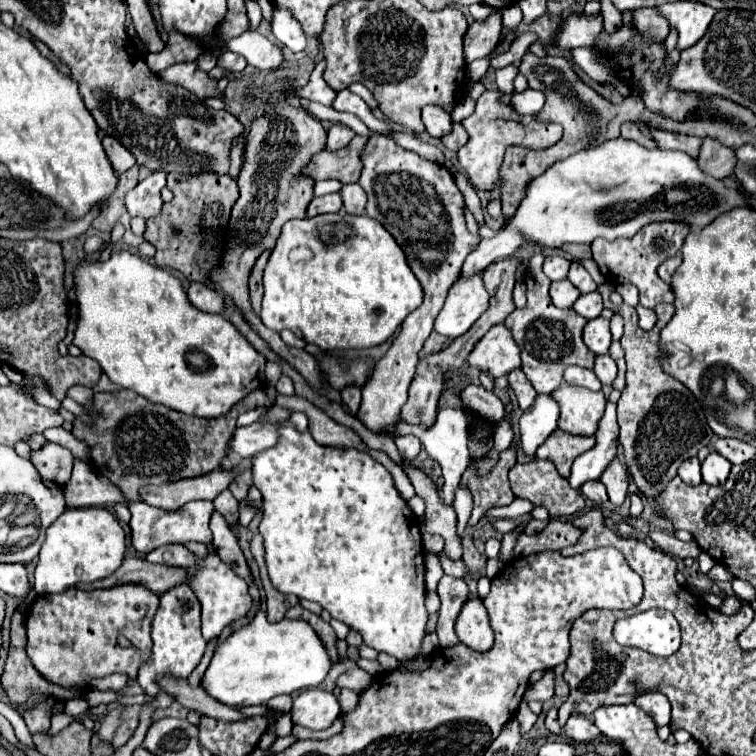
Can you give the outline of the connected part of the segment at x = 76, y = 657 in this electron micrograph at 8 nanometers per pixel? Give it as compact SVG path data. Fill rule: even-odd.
M119 584L113 588L99 590L77 590L71 588L61 596L37 596L37 600L25 612L27 628L27 656L33 662L35 670L49 682L63 688L87 690L91 680L105 678L109 674L121 672L127 678L135 680L139 668L145 660L151 660L151 622L159 606L159 596L143 584ZM119 638L125 638L129 646L121 646Z

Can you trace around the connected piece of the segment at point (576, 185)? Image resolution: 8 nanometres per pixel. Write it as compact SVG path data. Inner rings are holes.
M615 138L601 146L581 150L553 164L551 168L545 170L543 176L535 178L529 184L527 196L519 204L517 214L507 222L505 230L497 232L491 240L479 242L479 246L467 256L459 278L469 278L473 274L479 274L491 262L513 256L523 242L537 242L543 248L559 248L561 244L567 244L567 242L591 244L599 236L607 240L629 238L637 234L645 224L651 224L651 222L683 222L693 230L703 230L717 216L727 214L739 206L749 206L745 194L739 188L729 188L723 180L717 180L707 172L703 172L699 162L693 156L685 152L669 152L661 148L647 150L635 140Z

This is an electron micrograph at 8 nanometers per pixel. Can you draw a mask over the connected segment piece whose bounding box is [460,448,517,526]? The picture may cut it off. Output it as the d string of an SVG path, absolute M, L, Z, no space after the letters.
M511 448L501 452L499 464L484 476L476 475L477 472L472 468L473 459L471 460L460 481L473 497L469 526L475 526L491 506L509 506L515 500L515 494L511 492L509 480L507 480L507 472L515 464L515 460L517 458Z

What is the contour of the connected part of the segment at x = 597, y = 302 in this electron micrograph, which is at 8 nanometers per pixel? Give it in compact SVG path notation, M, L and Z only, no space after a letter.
M599 292L581 294L581 296L577 298L577 302L573 304L573 310L575 310L577 314L581 314L583 318L593 320L593 318L597 318L597 316L601 314L601 310L603 310L603 298L601 298Z

